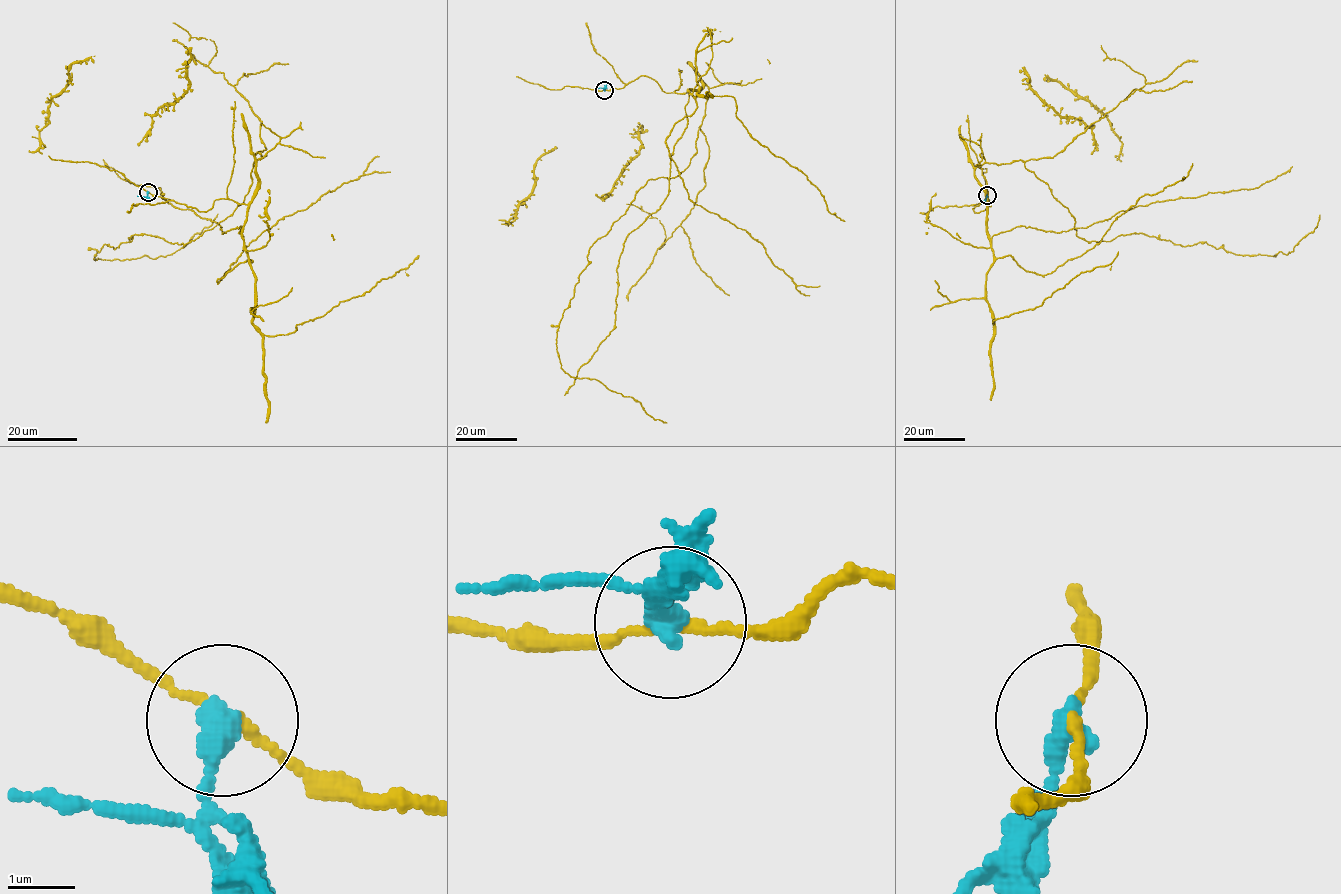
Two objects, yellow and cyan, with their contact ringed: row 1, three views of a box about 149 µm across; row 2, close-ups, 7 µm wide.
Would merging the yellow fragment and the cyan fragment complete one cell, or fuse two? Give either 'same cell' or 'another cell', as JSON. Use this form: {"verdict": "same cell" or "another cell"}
{"verdict": "another cell"}

